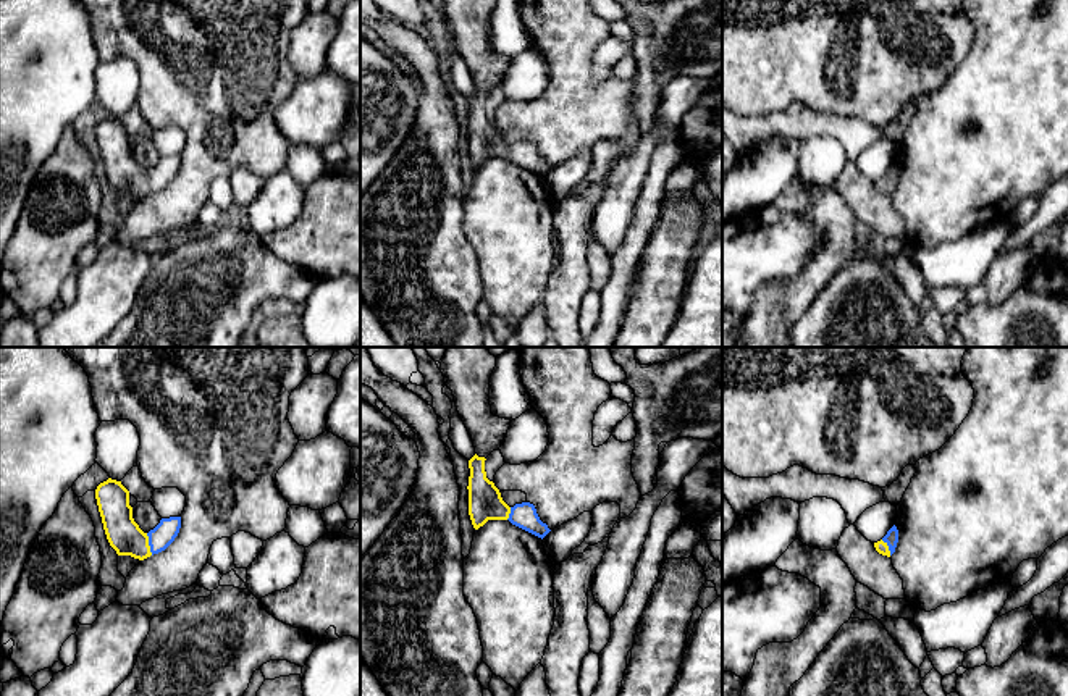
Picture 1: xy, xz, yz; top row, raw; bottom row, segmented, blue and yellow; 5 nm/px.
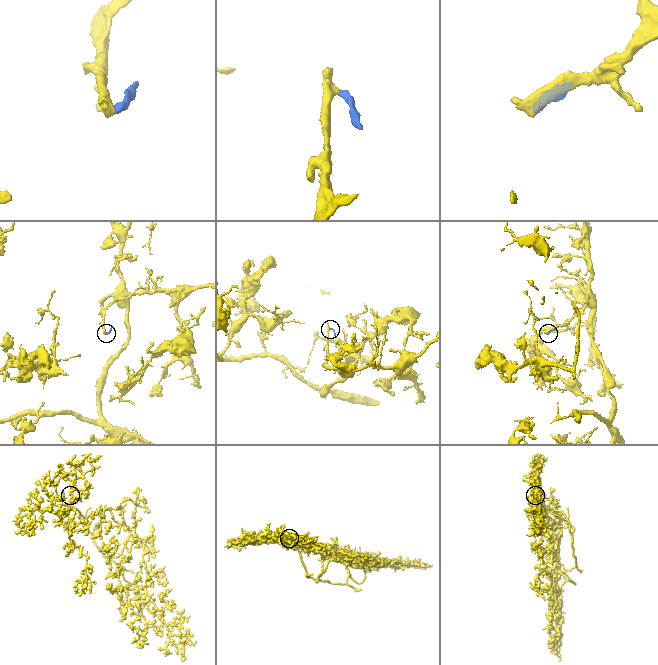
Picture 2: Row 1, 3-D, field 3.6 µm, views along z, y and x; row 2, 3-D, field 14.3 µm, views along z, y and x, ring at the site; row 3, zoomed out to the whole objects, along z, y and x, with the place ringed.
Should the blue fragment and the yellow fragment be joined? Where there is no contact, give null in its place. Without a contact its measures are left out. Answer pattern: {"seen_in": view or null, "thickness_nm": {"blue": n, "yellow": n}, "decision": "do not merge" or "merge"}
{"seen_in": "xy", "thickness_nm": {"blue": 110, "yellow": 170}, "decision": "merge"}

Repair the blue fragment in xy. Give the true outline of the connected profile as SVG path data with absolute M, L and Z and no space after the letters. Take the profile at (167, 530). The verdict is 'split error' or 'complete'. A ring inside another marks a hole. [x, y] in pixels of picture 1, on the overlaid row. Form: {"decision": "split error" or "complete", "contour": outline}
{"decision": "split error", "contour": "M108 478L100 483L95 499L107 539L118 556L144 560L165 551L179 533L181 517L162 518L153 530L144 533L132 518L129 491L121 481Z"}

